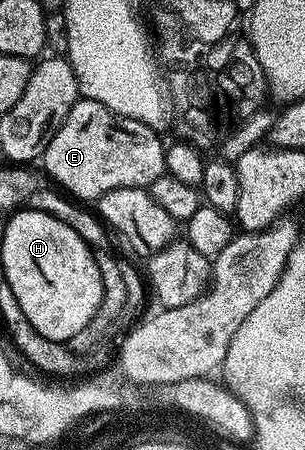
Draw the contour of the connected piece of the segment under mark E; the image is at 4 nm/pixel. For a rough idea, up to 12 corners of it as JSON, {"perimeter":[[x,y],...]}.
{"perimeter":[[81,98],[41,157],[64,193],[150,189],[160,133]]}

